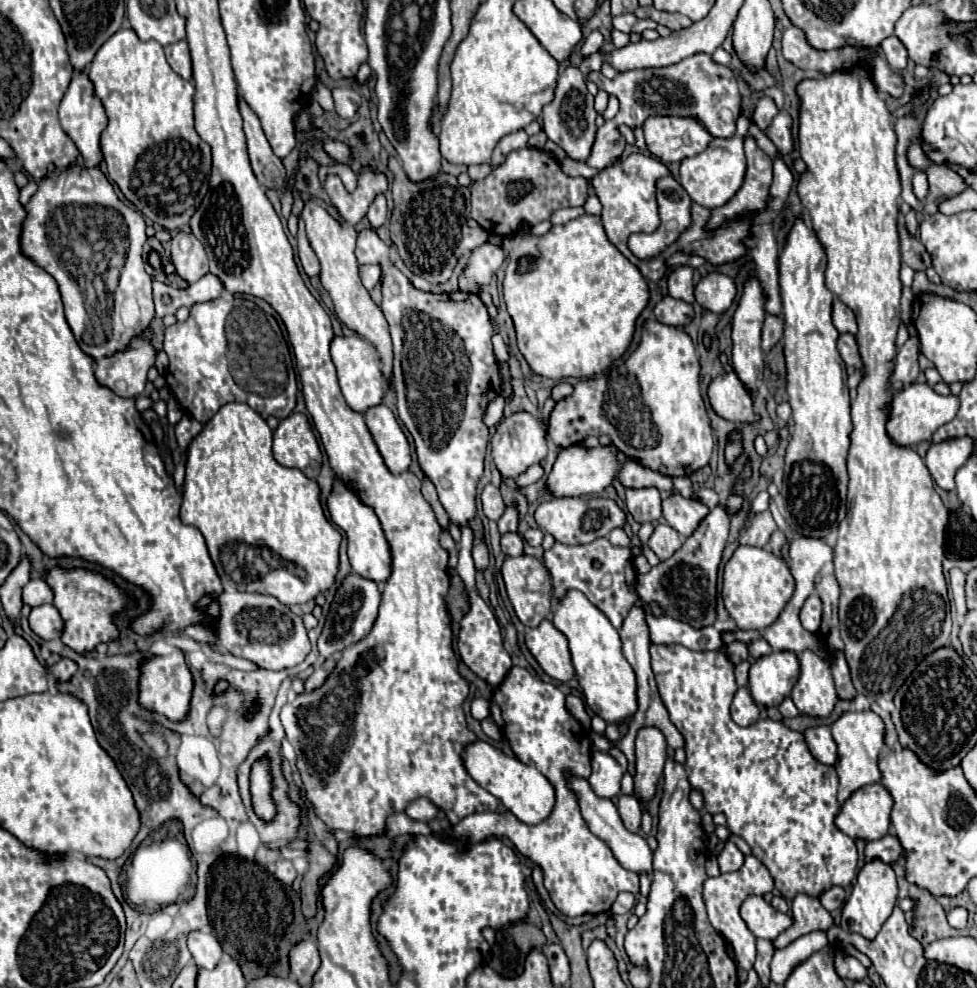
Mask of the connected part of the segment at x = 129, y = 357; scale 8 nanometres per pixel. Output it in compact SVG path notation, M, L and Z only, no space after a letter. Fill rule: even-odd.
M135 337L127 353L105 357L95 367L95 379L99 385L109 387L119 397L139 397L147 383L147 371L155 363L155 351L149 341Z

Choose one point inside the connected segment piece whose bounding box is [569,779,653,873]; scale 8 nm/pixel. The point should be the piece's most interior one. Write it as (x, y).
(631, 850)

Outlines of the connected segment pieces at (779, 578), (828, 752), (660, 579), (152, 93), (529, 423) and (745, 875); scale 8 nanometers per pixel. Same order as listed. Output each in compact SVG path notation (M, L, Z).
M747 545L737 547L733 557L727 561L723 569L723 585L721 585L723 605L729 617L735 621L737 629L741 631L749 629L763 631L765 627L769 627L783 611L785 603L793 595L793 589L795 581L783 559L759 547L747 547Z
M817 725L817 727L809 727L803 731L805 743L811 751L811 755L825 763L825 765L835 765L837 763L837 745L831 737L831 731L827 725Z
M717 505L709 511L709 515L699 523L691 537L675 551L673 557L661 561L659 565L651 567L649 573L637 577L637 593L639 597L649 603L657 601L665 615L673 619L681 619L695 629L713 625L715 621L715 605L717 605L717 569L725 549L725 541L729 537L731 519L725 511L725 505Z
M119 29L101 45L89 67L89 79L109 117L109 125L101 133L101 153L109 177L119 185L121 193L135 205L135 209L155 225L161 225L167 231L183 229L201 205L211 175L211 149L193 127L195 85L181 79L169 67L163 47L157 41L143 43L133 29Z
M548 398L542 409L542 415L539 417L529 415L525 411L519 411L511 417L505 417L497 425L497 431L491 437L491 457L493 457L493 463L503 477L515 479L523 471L527 471L531 465L537 465L547 457L547 441L545 441L547 431L543 427L543 420L549 418L555 404L556 402L552 398Z
M747 855L745 863L743 863L743 867L739 871L721 873L719 877L709 877L703 887L705 887L703 889L703 899L705 899L705 905L707 905L707 915L709 915L711 925L731 945L731 949L735 953L737 967L749 971L753 967L753 959L755 959L755 937L747 929L745 921L741 919L739 909L747 895L765 895L765 893L775 889L773 877L769 875L769 869L757 857Z

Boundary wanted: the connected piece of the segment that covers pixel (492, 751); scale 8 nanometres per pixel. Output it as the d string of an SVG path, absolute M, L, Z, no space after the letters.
M485 741L467 745L463 751L463 761L465 761L467 773L485 791L495 795L505 805L505 809L511 811L521 823L537 825L551 815L551 811L555 807L555 789L549 783L549 779L545 779L545 775L541 775L535 767L529 767L515 757L507 757L505 753L501 753L499 749L491 747Z

